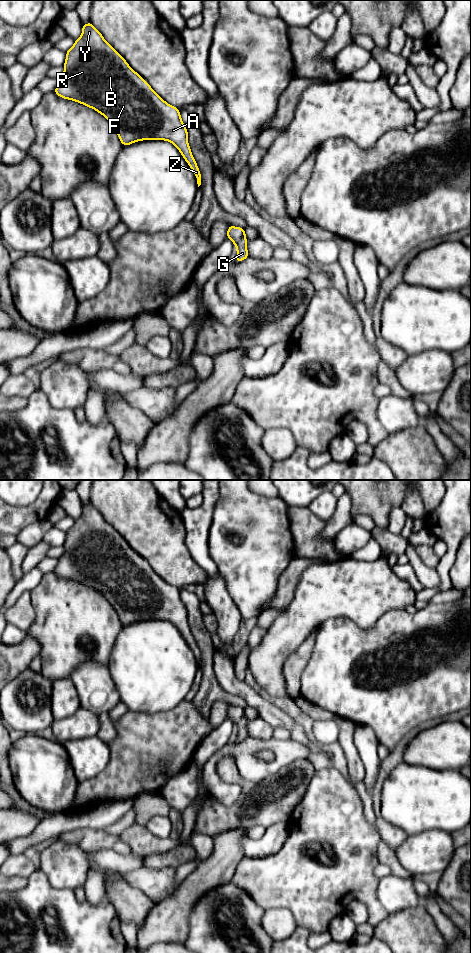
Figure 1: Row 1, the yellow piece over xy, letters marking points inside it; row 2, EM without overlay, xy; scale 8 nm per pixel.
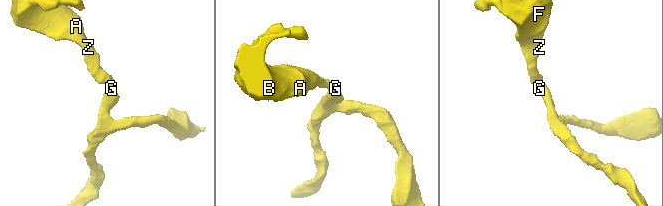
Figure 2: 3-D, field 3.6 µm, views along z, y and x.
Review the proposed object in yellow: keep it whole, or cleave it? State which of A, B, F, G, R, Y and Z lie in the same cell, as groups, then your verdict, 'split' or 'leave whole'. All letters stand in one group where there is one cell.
groups A B F G R Y Z; leave whole

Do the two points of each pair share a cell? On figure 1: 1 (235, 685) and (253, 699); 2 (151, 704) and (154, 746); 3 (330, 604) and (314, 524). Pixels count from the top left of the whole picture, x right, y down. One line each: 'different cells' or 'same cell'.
1: same cell
2: different cells
3: different cells

